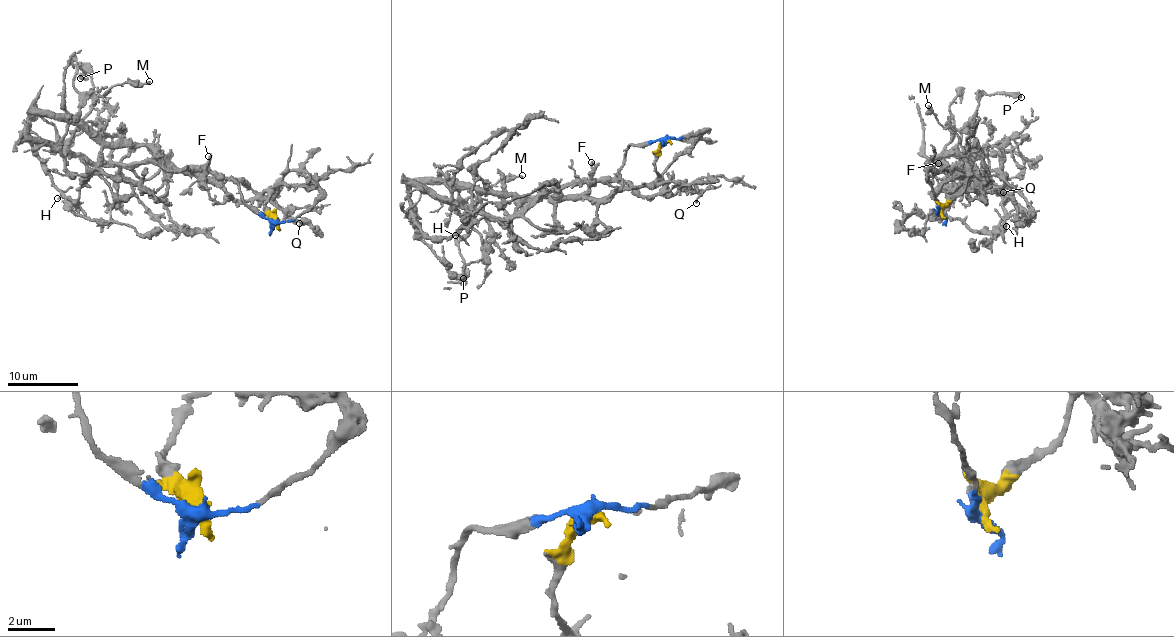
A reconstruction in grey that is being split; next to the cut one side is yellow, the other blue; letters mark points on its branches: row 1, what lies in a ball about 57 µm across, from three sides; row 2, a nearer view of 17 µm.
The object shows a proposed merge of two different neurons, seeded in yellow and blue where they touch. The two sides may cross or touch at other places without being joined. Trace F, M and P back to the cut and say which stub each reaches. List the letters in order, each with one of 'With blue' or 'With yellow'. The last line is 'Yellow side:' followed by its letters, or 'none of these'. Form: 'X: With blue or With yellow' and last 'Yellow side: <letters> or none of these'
F: With yellow
M: With blue
P: With blue
Yellow side: F

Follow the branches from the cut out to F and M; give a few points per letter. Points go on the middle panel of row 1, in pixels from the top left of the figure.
F: (665, 140), (656, 159), (658, 172), (655, 180), (614, 190), (606, 196), (591, 196), (592, 161)
M: (665, 140), (631, 144), (611, 177), (554, 185), (505, 218), (454, 200), (458, 214), (522, 176)

